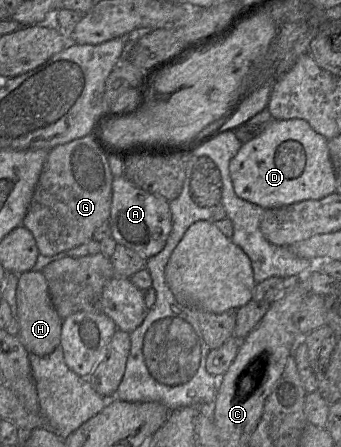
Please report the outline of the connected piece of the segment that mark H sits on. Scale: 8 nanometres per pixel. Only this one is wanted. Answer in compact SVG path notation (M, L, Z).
M30 270L18 275L16 290L18 338L28 353L43 357L60 345L62 319L51 301L47 281L40 271Z

